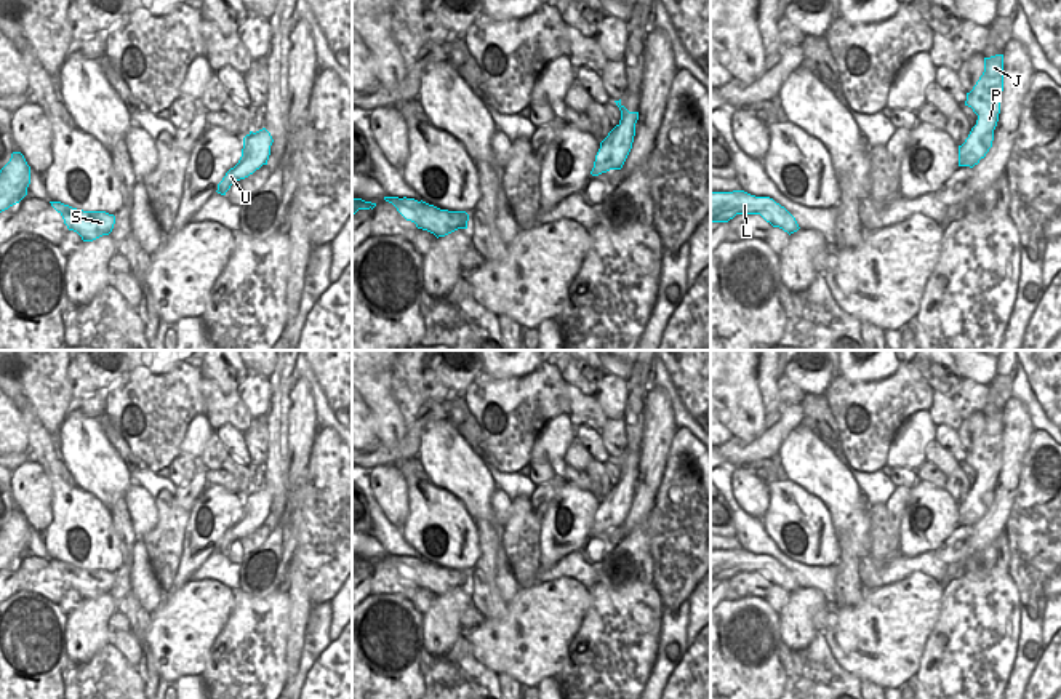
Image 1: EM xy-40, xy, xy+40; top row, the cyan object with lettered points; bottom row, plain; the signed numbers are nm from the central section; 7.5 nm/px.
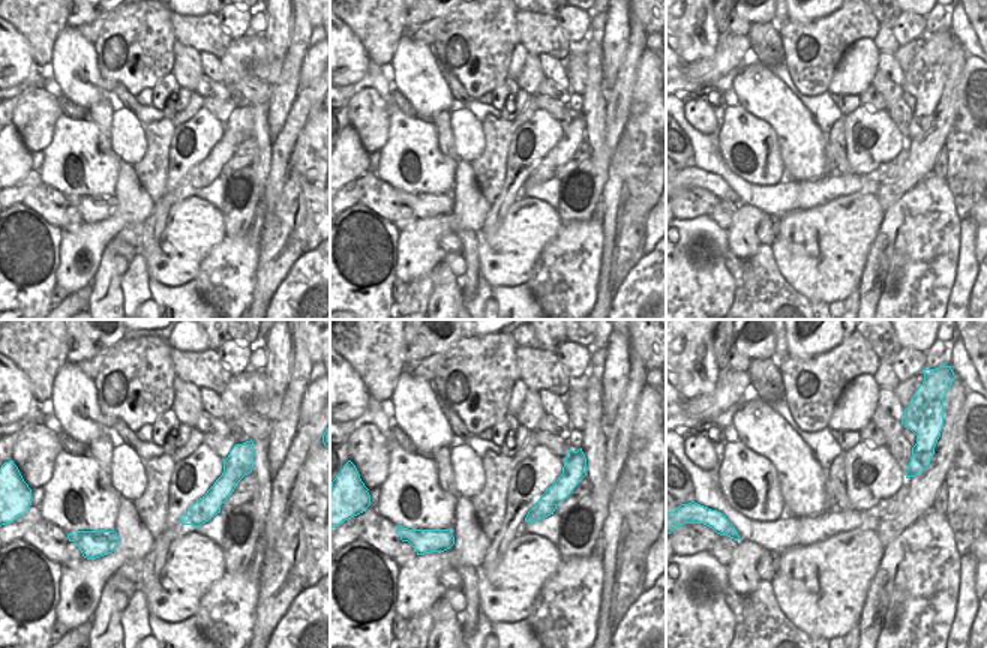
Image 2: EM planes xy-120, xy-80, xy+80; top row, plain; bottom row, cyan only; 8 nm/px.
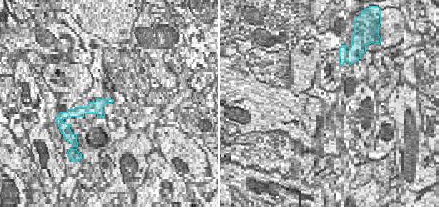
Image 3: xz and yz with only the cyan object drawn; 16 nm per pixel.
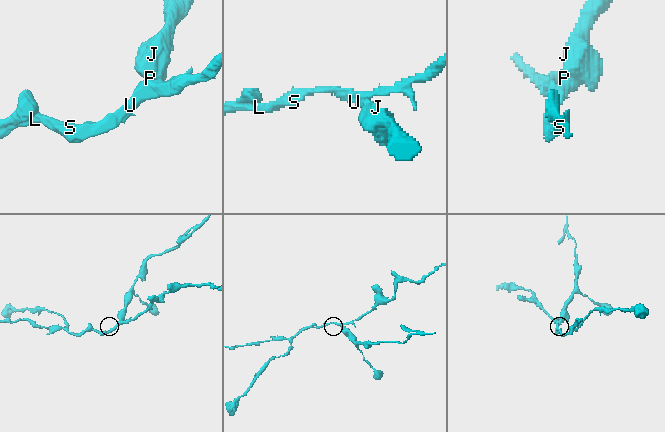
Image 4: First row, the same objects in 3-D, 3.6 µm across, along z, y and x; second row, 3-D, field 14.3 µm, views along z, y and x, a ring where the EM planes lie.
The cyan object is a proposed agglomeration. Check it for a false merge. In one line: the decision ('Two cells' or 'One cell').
Two cells.

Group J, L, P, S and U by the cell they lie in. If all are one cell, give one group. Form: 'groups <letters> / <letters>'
groups J P / L S U

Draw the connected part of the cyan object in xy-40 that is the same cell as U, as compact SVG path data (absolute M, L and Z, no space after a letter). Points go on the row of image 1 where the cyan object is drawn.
M259 130L256 133L250 131L243 138L243 149L238 163L226 173L218 184L216 192L226 195L232 184L248 178L262 165L267 165L272 142L274 139L267 130Z

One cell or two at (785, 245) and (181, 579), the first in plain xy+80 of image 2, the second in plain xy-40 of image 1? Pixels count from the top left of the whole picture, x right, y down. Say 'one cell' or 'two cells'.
two cells

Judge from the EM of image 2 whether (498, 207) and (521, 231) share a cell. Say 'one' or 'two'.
two

